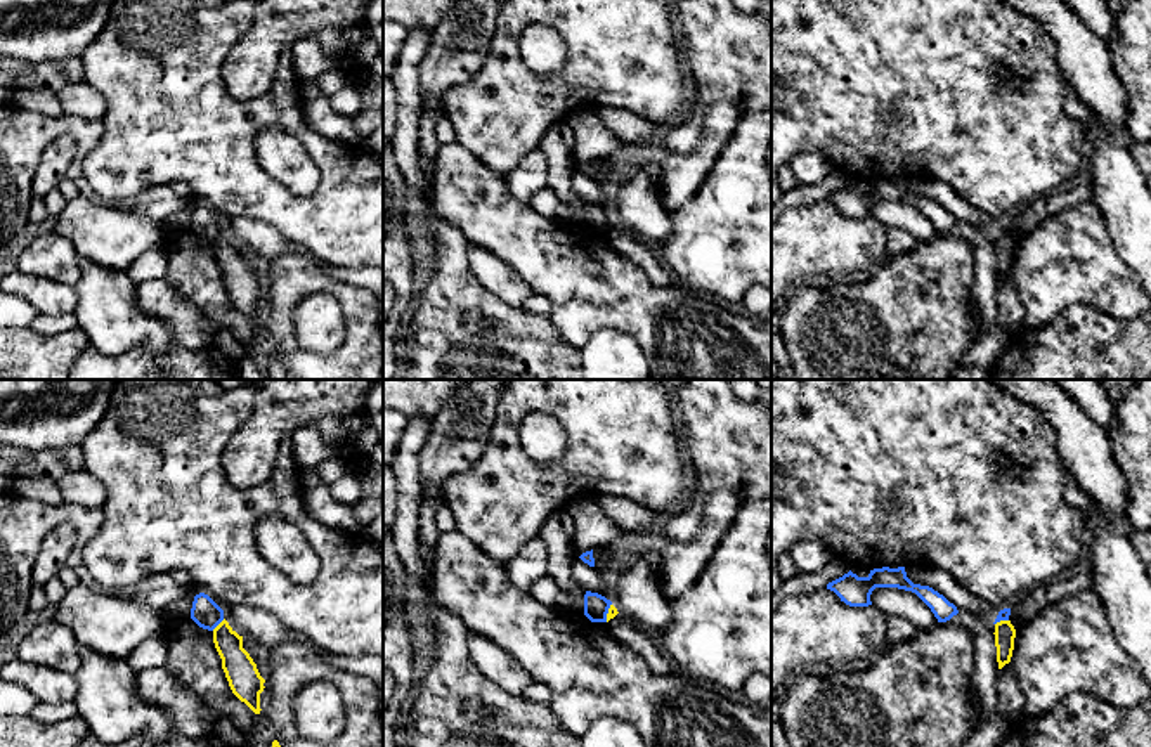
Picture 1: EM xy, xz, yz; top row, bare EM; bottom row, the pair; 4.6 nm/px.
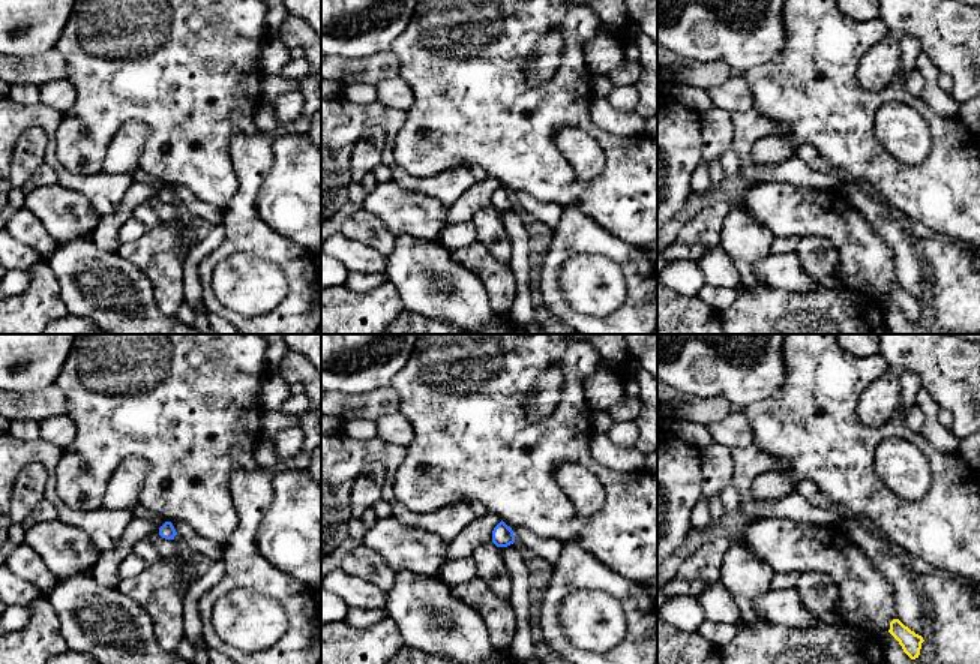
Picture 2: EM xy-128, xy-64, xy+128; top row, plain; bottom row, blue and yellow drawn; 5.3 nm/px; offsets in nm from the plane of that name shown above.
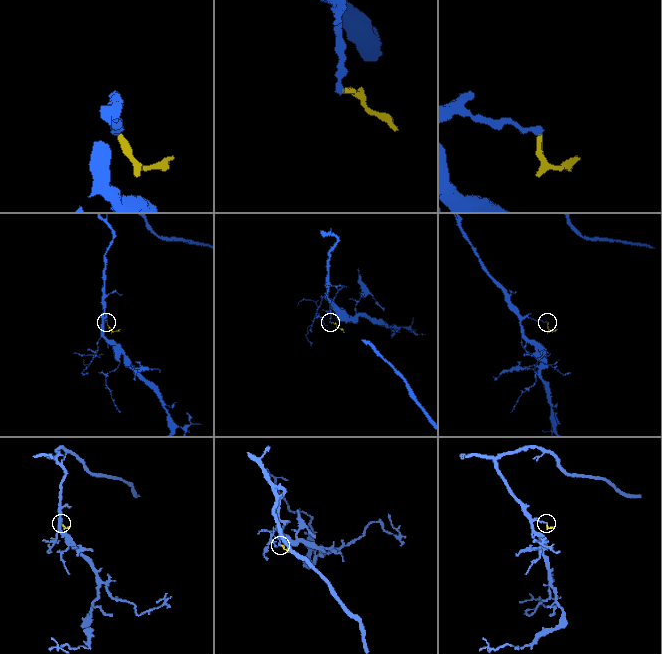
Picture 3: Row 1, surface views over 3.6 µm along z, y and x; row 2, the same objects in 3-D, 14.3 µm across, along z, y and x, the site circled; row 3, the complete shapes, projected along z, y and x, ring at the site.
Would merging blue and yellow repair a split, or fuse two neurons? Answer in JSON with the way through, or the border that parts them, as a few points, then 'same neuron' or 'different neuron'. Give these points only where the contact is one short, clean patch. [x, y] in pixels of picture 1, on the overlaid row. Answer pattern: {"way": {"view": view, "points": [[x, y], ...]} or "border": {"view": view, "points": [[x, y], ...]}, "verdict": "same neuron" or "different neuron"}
{"border": {"view": "xy", "points": [[224, 619], [212, 630]]}, "verdict": "different neuron"}

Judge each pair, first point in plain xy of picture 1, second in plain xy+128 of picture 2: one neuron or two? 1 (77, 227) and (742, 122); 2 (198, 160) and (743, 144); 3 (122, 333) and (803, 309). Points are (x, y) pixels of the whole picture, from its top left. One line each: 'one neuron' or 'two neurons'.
1: two neurons
2: two neurons
3: two neurons

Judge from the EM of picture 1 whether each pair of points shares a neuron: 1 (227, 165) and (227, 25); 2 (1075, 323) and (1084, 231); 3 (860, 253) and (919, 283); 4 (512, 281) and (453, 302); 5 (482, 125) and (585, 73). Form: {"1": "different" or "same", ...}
{"1": "same", "2": "different", "3": "different", "4": "different", "5": "same"}

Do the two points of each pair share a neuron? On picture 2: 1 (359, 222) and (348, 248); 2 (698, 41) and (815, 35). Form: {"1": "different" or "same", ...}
{"1": "different", "2": "different"}

